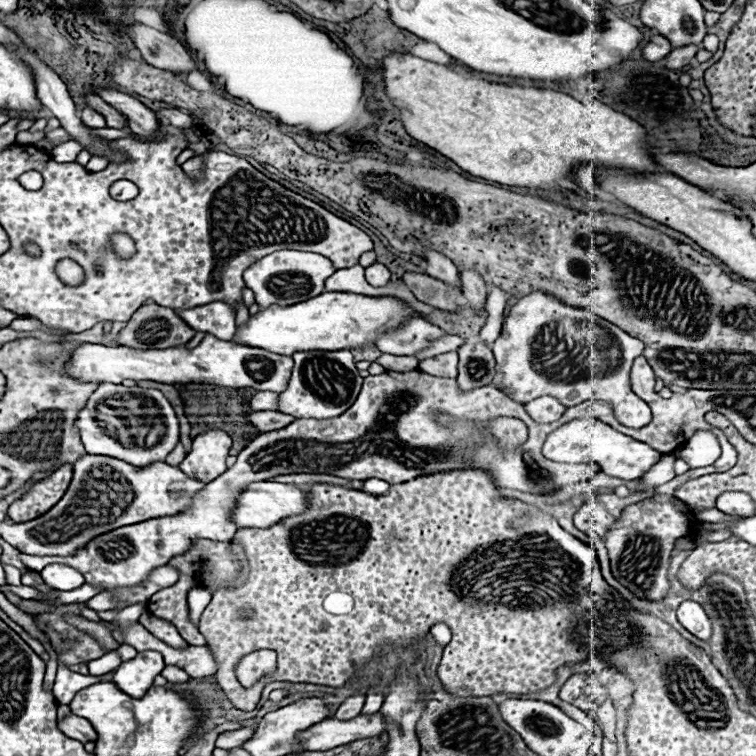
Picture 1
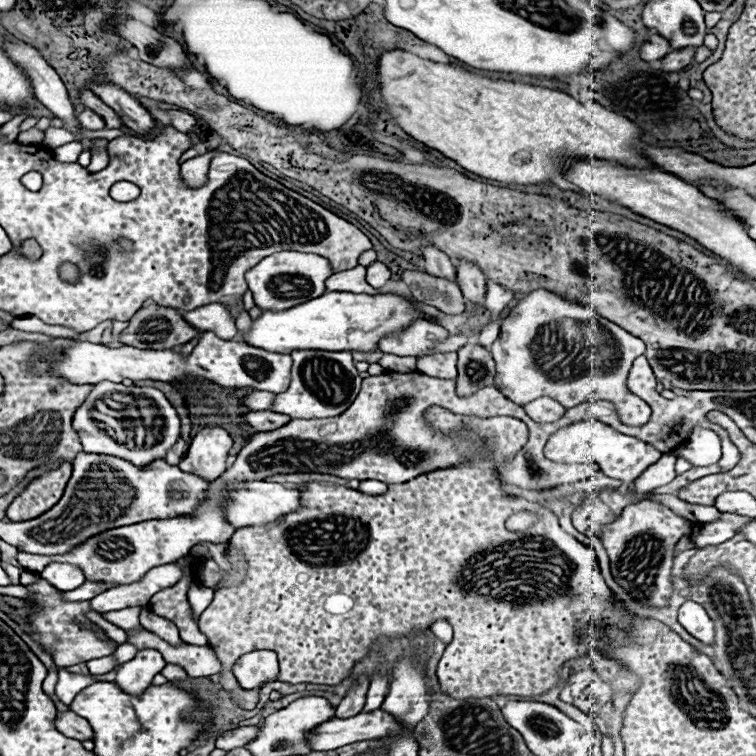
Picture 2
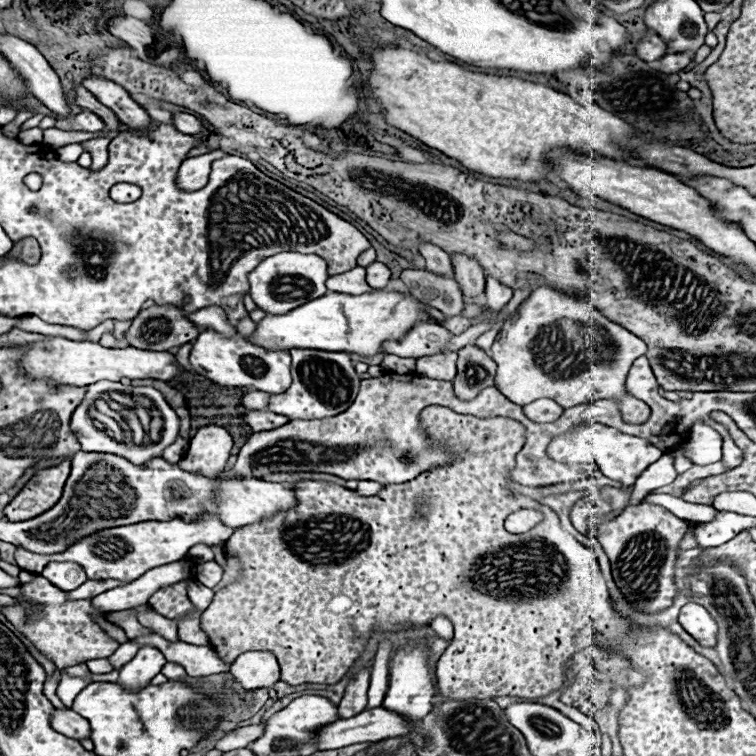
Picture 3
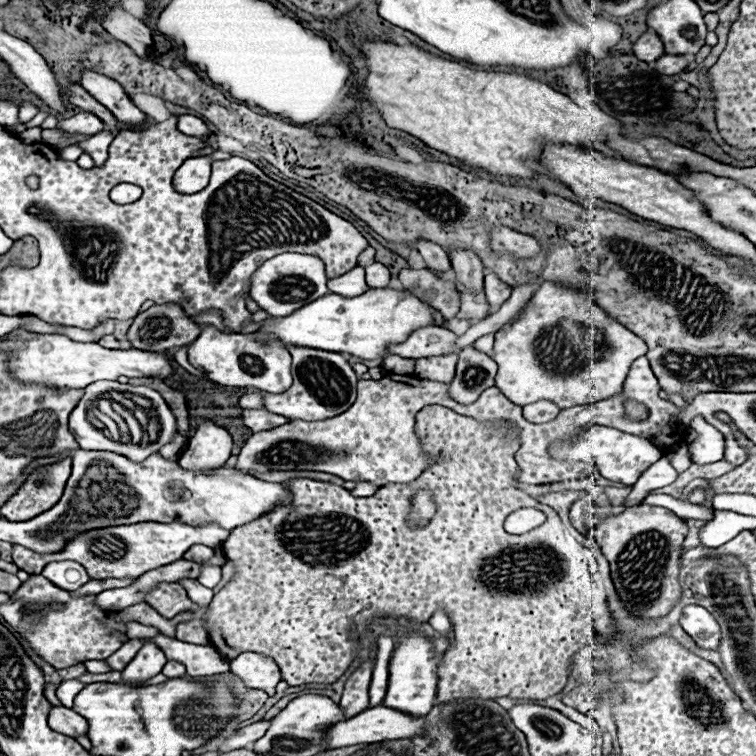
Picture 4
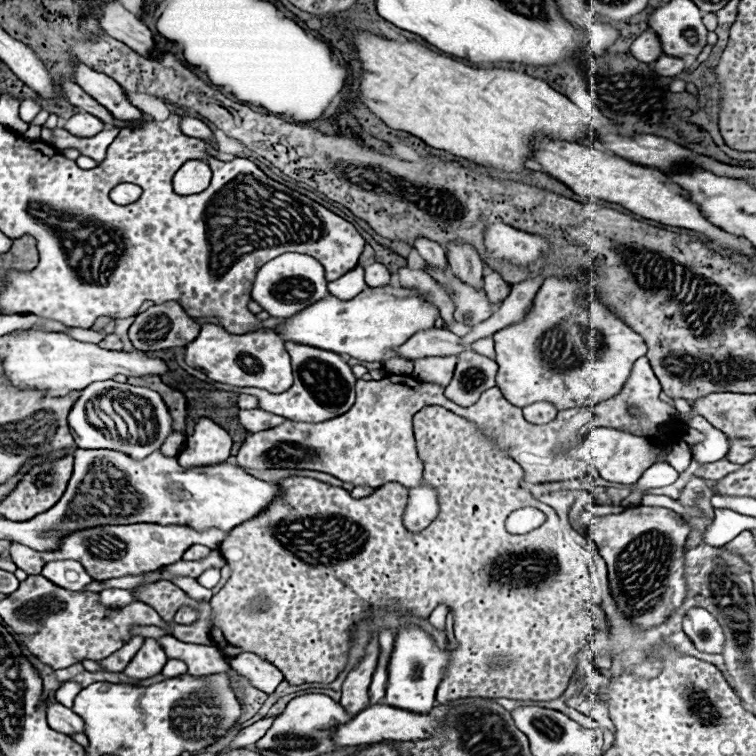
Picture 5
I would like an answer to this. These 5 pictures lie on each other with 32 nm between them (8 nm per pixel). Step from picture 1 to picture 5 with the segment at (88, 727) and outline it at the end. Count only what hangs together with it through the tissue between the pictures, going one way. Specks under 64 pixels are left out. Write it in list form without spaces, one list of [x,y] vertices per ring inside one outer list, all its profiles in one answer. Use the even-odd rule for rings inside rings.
[[[48,702],[48,724],[52,726],[52,730],[58,730],[68,736],[84,732],[84,720],[76,712],[58,702]]]

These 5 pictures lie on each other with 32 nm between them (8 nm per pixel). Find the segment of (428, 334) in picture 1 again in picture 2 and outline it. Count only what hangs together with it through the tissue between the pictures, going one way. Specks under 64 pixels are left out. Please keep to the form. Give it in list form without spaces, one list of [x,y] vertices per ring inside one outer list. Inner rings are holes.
[[[414,320],[408,328],[398,332],[396,336],[386,336],[378,342],[378,348],[384,354],[396,354],[396,356],[420,356],[422,352],[428,352],[434,348],[434,342],[446,338],[446,330],[430,320]]]

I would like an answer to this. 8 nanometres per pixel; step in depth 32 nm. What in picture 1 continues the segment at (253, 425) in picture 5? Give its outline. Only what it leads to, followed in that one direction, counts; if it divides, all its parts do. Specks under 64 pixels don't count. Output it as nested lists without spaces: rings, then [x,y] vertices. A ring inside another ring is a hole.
[[[252,412],[250,414],[252,424],[260,432],[270,432],[270,430],[280,430],[286,428],[290,422],[294,422],[294,416],[284,416],[282,412]]]

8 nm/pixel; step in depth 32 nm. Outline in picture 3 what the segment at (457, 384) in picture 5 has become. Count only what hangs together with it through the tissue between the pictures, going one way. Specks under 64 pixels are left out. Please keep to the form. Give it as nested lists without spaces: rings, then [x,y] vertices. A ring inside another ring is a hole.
[[[468,344],[458,350],[458,374],[454,378],[454,394],[460,400],[476,396],[482,388],[494,384],[496,364],[476,344]]]

